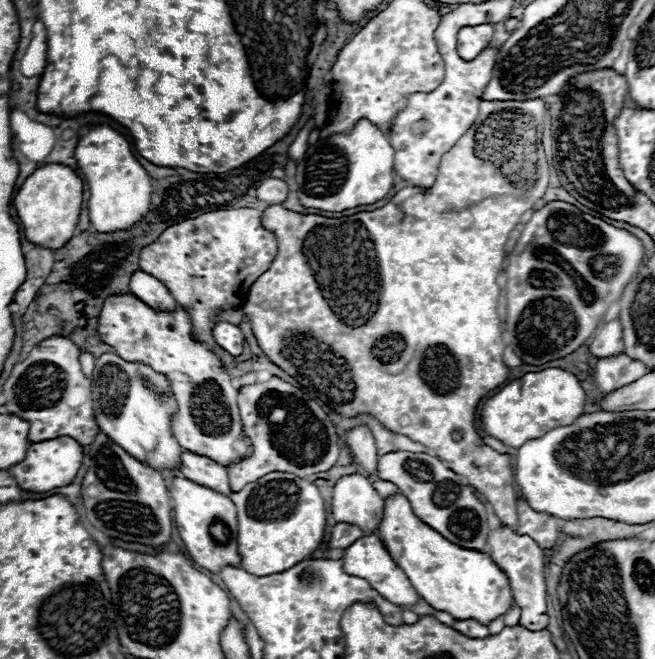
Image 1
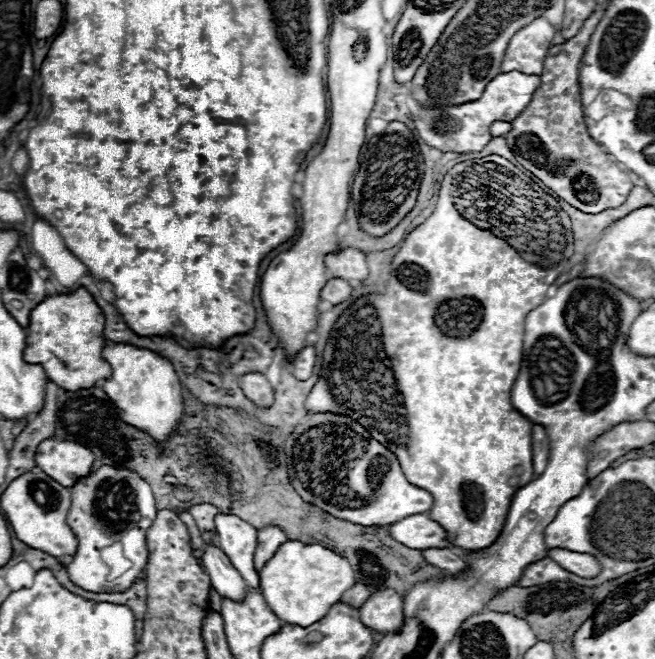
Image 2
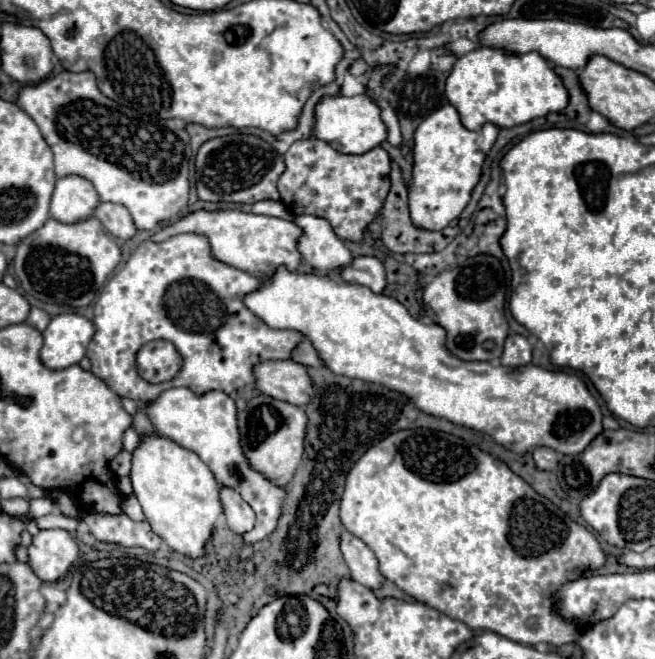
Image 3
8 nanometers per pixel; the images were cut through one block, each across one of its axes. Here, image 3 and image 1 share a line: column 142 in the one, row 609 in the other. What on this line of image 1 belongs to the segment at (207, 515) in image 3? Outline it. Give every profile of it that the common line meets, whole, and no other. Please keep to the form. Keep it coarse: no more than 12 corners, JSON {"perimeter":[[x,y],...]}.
{"perimeter":[[386,498],[380,538],[416,592],[456,620],[514,606],[488,554]]}

